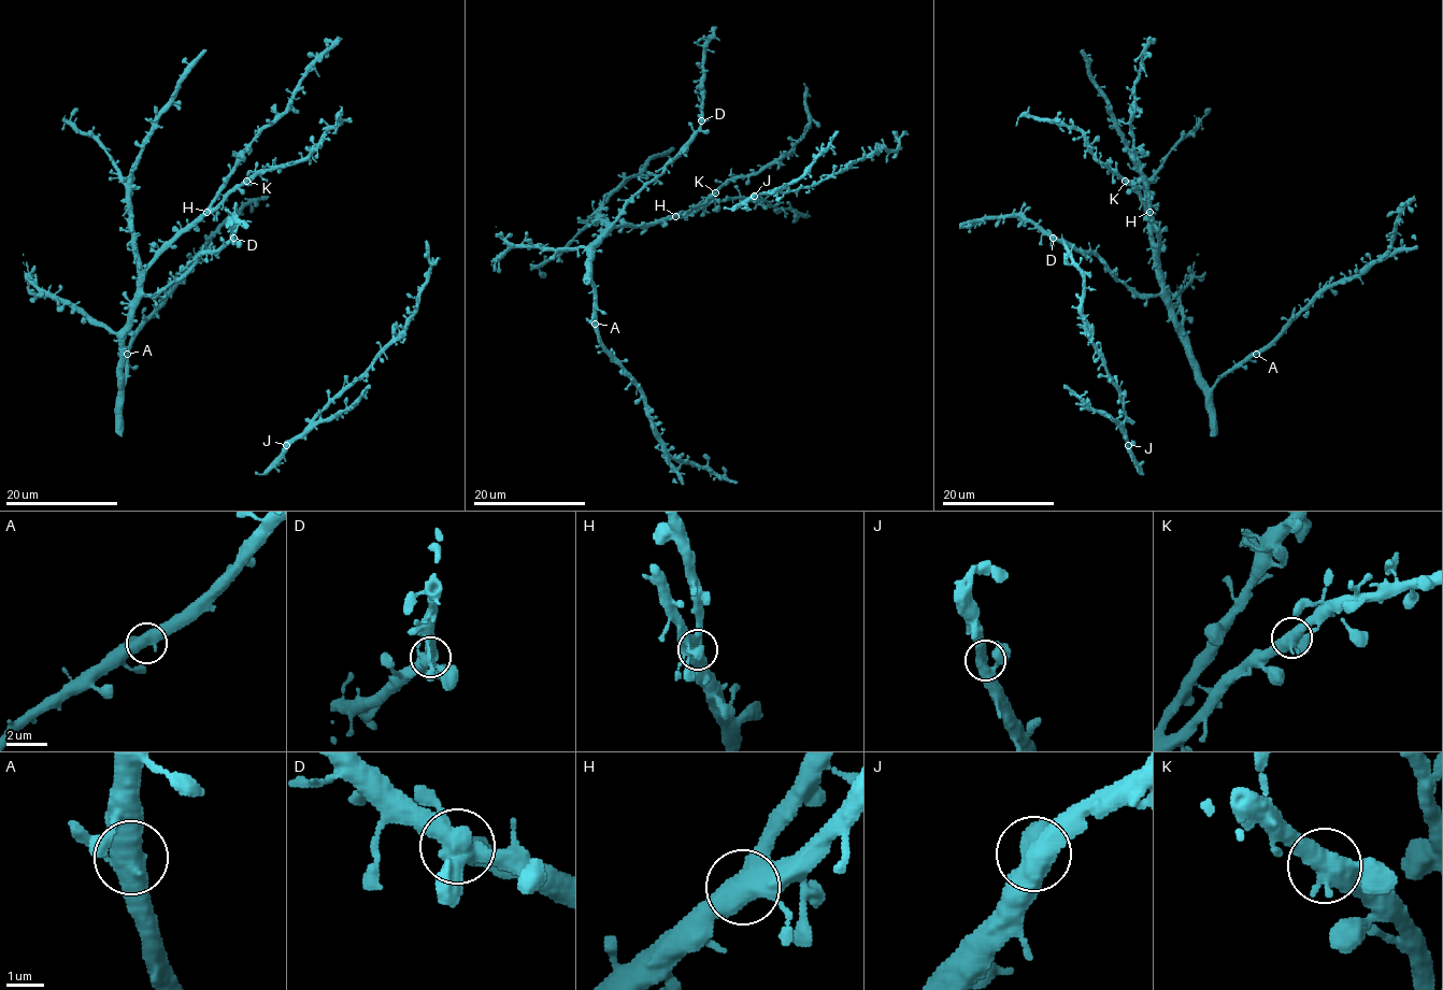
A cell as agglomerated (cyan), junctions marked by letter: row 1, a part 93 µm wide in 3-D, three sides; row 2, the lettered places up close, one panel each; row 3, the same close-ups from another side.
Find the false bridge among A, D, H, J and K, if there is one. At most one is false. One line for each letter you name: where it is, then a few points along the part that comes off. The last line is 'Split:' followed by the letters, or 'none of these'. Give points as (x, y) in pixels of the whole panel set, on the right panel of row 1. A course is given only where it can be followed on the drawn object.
Split: none of these

